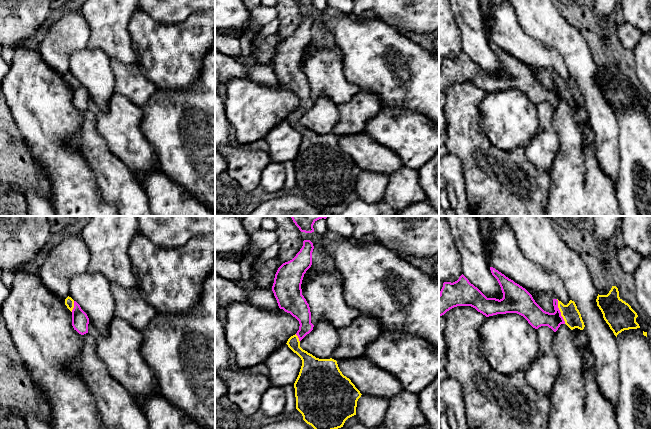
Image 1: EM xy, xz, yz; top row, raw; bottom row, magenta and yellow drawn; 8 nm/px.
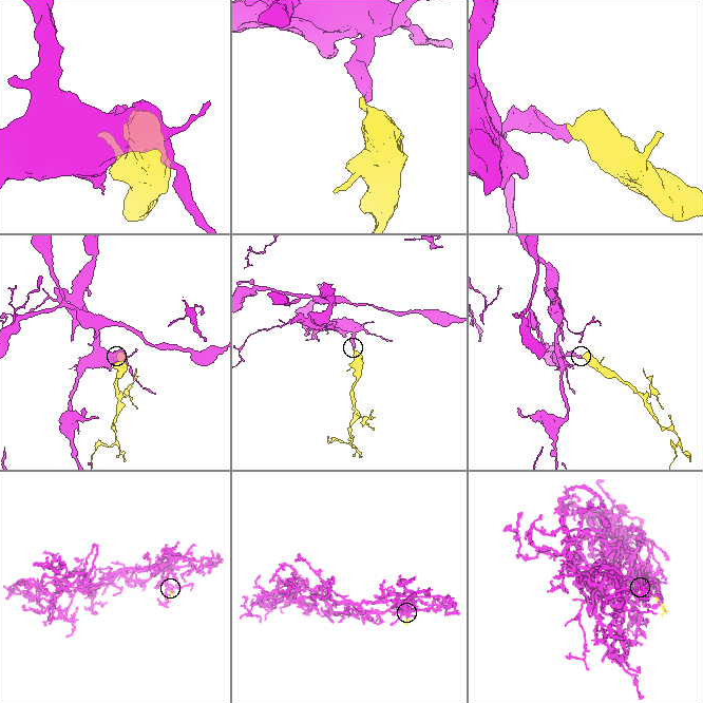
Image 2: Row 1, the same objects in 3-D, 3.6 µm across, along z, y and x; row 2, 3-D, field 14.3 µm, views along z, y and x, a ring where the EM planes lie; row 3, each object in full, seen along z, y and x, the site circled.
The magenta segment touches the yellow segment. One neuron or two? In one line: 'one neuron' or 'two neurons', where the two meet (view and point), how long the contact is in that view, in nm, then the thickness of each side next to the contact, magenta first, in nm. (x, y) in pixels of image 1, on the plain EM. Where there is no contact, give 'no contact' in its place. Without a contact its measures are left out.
one neuron | yz (559, 87) | 220 nm | 160/140 nm

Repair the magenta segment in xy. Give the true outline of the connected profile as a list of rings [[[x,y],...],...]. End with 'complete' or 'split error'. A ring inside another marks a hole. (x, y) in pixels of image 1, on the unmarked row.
[[[71,73],[65,75],[65,81],[72,88],[72,102],[79,110],[88,109],[89,94],[80,81]]] | split error

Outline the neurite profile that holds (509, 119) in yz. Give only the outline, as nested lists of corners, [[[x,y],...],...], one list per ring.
[[[506,89],[486,93],[478,109],[481,129],[494,146],[503,151],[523,147],[533,166],[551,171],[559,149],[551,104],[535,105],[523,92]]]

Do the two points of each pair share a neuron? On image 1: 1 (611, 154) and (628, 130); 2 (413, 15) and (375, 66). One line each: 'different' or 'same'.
1: different
2: different

